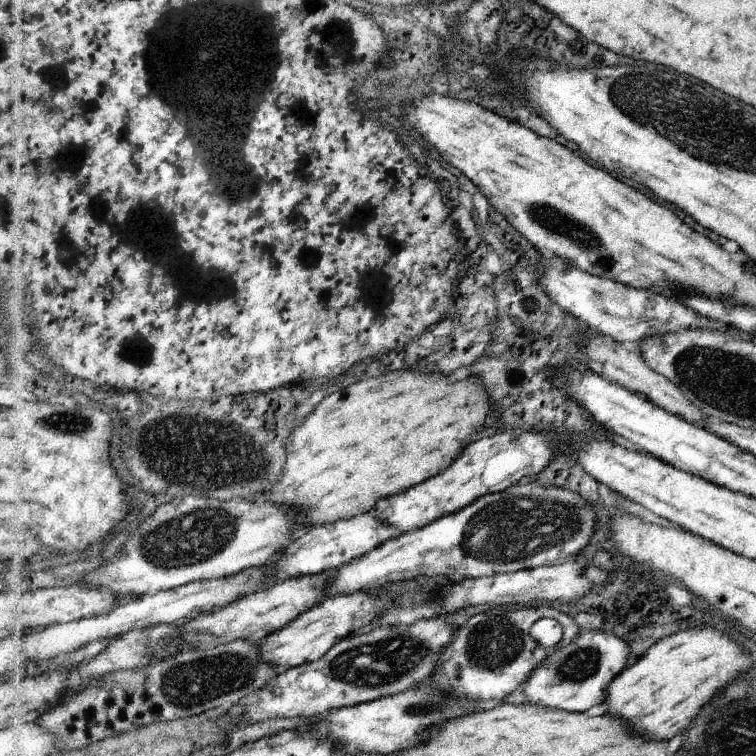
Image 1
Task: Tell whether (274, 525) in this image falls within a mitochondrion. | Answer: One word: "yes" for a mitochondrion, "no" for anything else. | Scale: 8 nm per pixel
no

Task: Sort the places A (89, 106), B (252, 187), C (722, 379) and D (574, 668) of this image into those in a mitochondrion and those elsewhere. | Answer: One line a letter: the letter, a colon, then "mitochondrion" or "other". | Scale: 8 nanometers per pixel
A: other
B: other
C: mitochondrion
D: mitochondrion

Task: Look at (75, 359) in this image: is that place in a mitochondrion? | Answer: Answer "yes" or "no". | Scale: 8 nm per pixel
no

